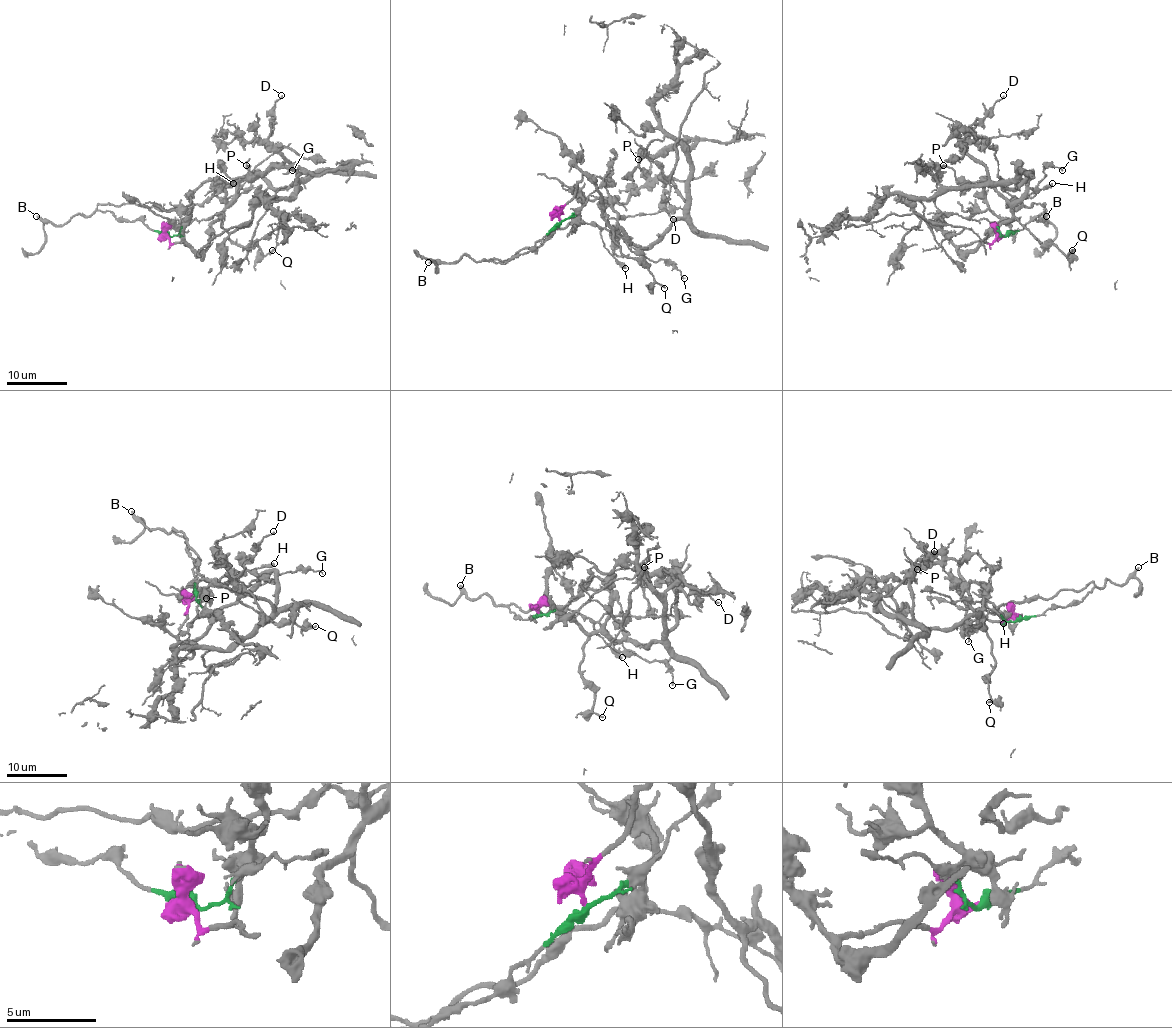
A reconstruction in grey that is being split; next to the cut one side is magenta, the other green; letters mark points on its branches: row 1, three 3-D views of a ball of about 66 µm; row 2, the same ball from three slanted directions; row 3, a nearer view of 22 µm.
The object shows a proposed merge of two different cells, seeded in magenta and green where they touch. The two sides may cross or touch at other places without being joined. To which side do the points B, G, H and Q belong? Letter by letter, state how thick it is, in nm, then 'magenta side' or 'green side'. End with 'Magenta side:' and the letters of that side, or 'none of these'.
B: 300 nm thick; green side
G: 170 nm thick; green side
H: 460 nm thick; green side
Q: 190 nm thick; magenta side
Magenta side: Q

